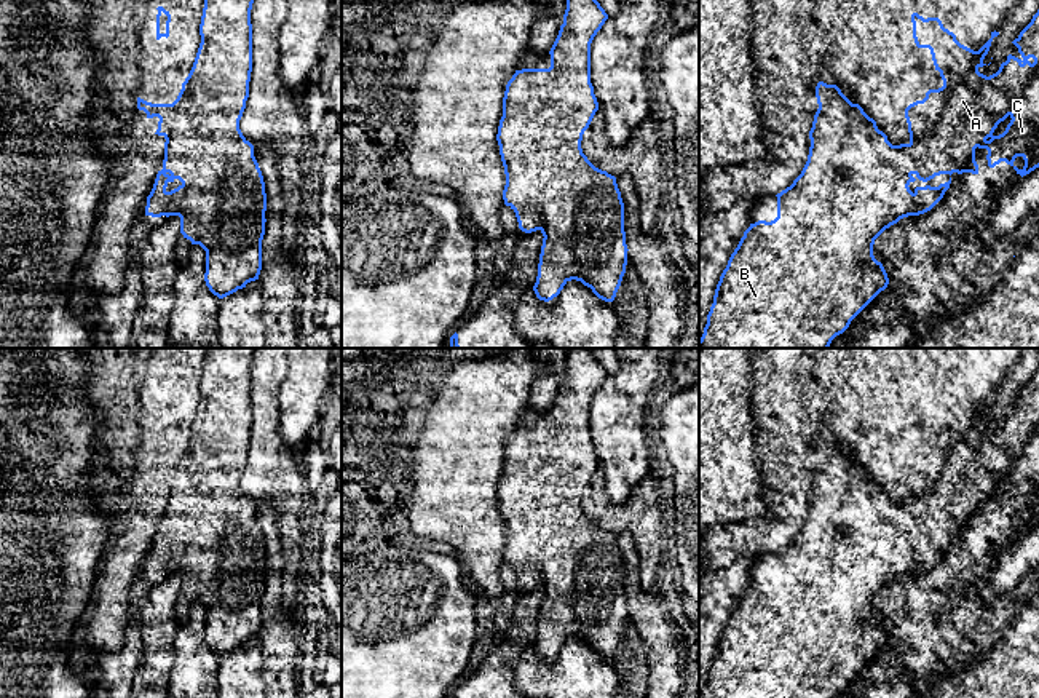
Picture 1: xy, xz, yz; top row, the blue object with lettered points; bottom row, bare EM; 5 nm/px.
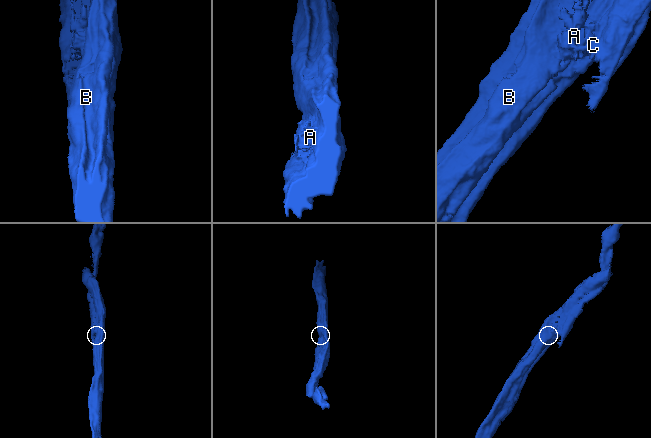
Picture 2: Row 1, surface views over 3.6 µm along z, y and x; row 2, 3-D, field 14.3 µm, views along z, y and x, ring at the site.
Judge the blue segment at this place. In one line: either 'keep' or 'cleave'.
cleave

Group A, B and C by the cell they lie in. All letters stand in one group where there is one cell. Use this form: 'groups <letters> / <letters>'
groups A B / C

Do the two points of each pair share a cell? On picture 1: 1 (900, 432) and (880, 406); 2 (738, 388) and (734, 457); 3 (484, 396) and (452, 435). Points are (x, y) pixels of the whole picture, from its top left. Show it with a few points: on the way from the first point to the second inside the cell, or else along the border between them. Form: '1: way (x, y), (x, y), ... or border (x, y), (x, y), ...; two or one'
1: way (899, 425), (886, 412); one
2: way (734, 406), (734, 440); one
3: way (479, 406), (462, 425); one

